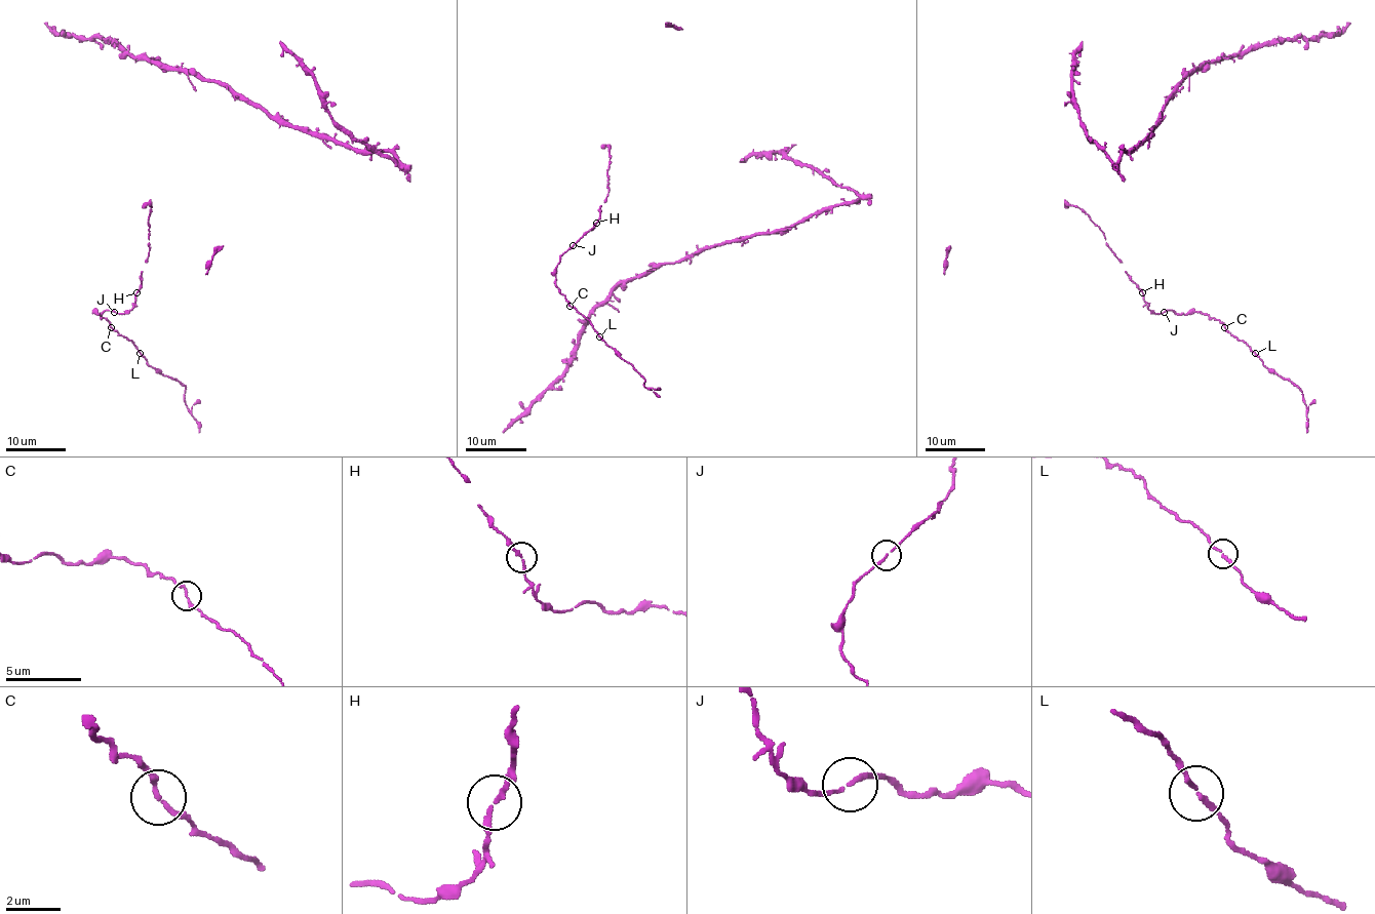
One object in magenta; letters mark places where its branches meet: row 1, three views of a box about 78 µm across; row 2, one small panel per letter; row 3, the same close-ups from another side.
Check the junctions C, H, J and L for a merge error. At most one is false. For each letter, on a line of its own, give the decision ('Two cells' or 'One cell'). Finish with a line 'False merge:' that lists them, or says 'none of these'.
C: One cell
H: One cell
J: One cell
L: One cell
False merge: none of these

